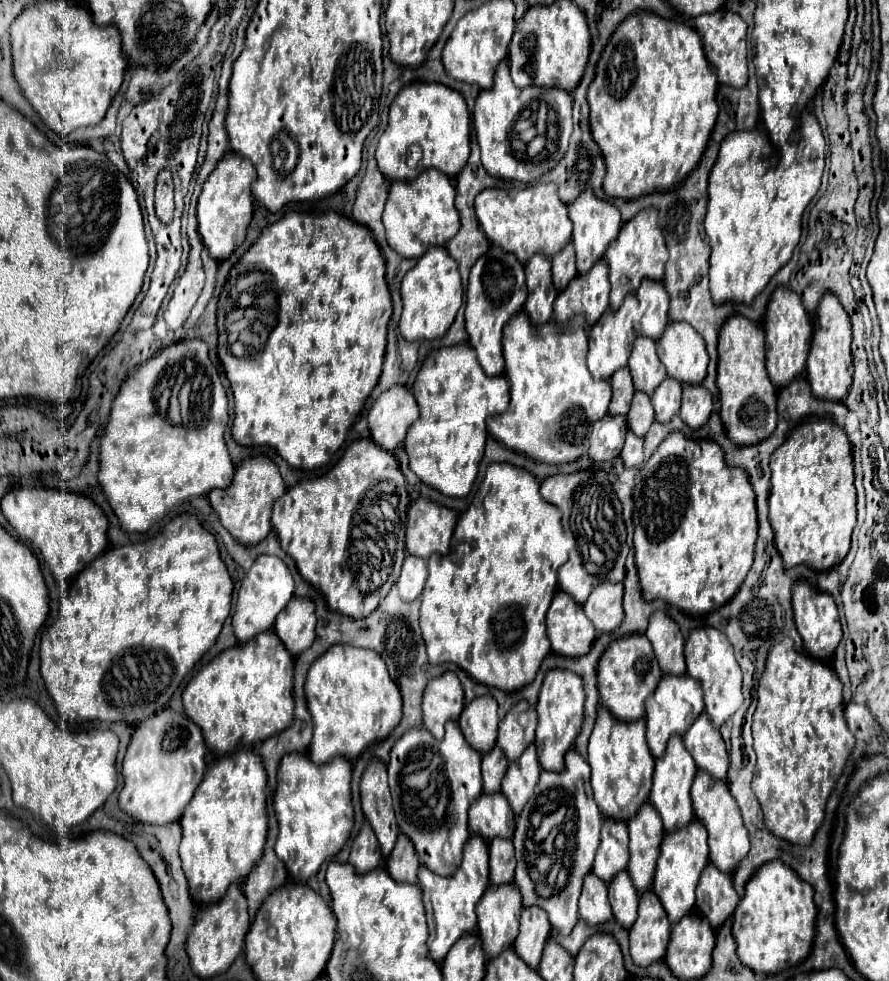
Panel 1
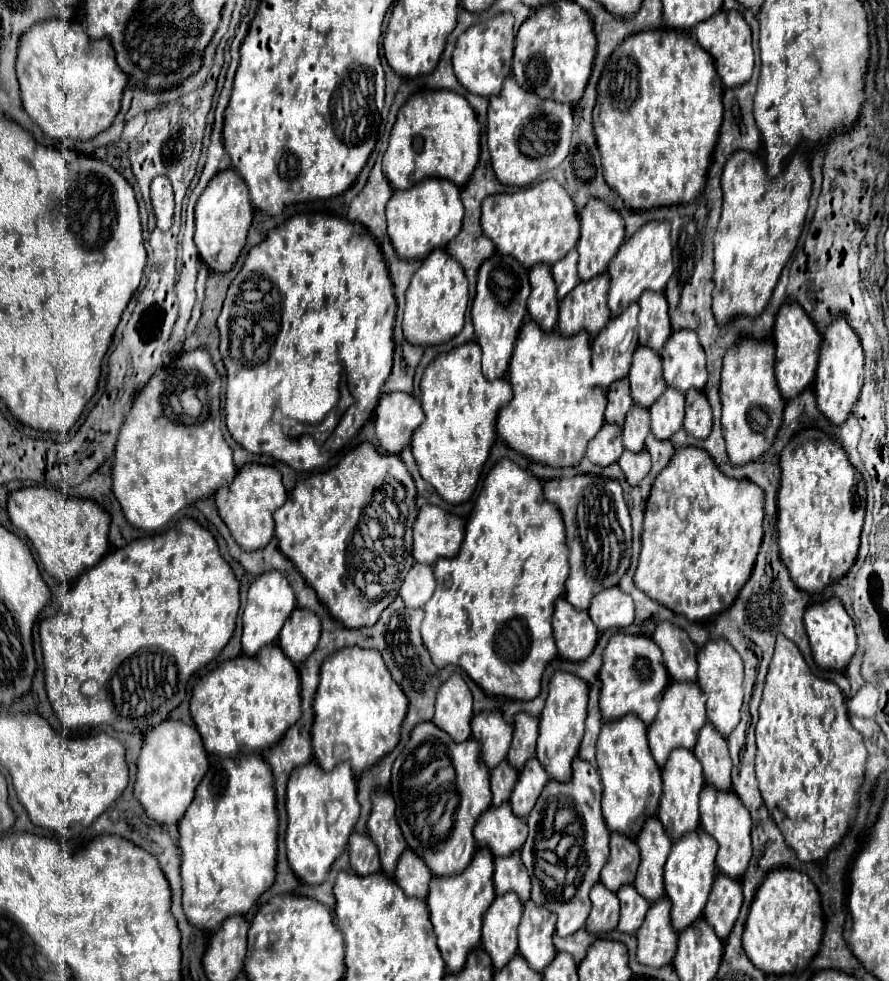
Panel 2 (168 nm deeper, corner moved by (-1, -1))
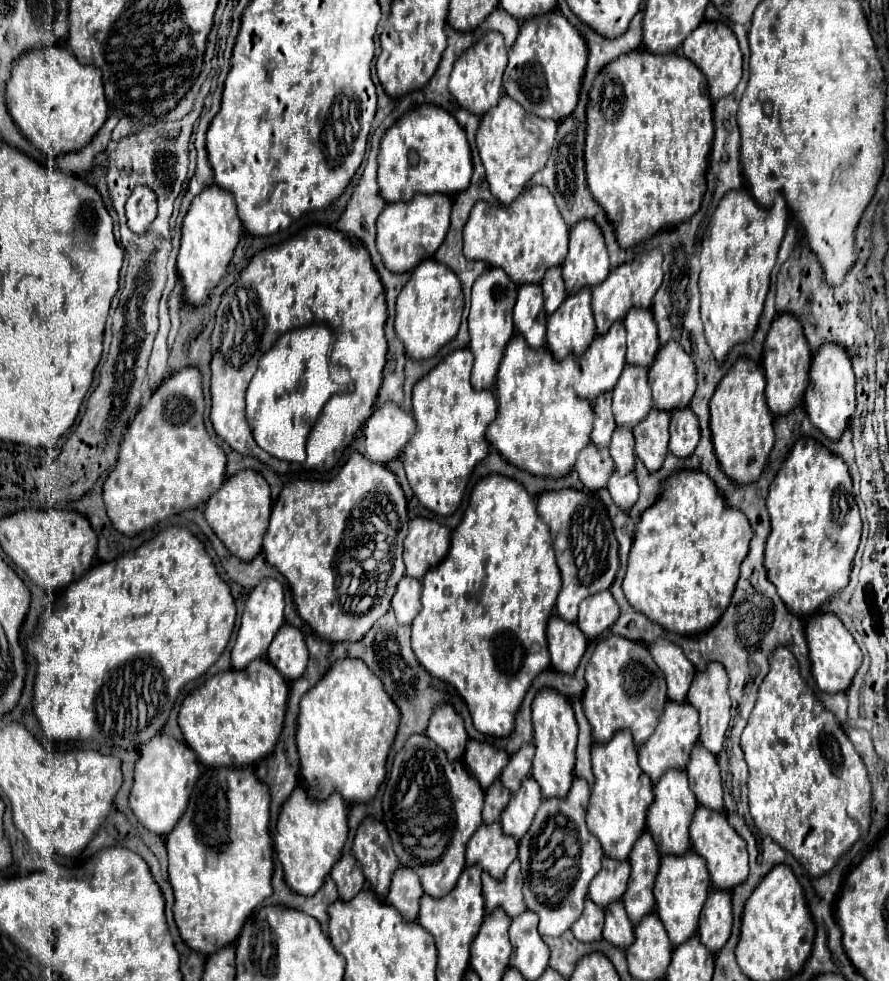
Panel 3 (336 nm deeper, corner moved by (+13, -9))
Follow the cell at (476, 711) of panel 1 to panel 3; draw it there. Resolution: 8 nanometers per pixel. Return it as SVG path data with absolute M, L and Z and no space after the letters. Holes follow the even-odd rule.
M468 740L466 752L464 752L464 764L468 772L474 778L478 778L482 788L490 786L490 782L494 782L494 778L500 776L506 762L508 762L508 752L498 750L490 742Z

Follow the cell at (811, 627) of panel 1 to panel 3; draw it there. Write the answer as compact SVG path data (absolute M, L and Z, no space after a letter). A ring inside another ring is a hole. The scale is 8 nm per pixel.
M822 612L806 622L806 642L808 642L808 652L810 652L810 662L812 662L812 674L824 692L846 692L860 662L862 662L862 652L852 638L852 634L844 628L844 624L838 620L836 614L832 612Z

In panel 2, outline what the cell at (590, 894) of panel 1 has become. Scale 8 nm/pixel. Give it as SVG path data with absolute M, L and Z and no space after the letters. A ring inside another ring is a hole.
M598 882L590 890L590 900L592 900L592 912L586 918L586 930L588 932L614 930L620 918L620 906L616 894Z

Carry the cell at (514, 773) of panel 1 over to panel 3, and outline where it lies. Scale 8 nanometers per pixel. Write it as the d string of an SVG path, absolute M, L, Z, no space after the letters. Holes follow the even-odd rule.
M526 776L522 780L520 790L512 794L506 810L502 810L500 824L504 828L504 834L510 834L516 840L520 840L522 834L526 834L526 830L530 828L530 822L540 802L542 802L542 794L538 782L532 776Z

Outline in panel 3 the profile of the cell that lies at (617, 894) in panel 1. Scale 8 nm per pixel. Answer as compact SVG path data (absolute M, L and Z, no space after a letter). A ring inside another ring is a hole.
M612 902L604 908L606 912L606 924L604 924L604 940L618 948L630 946L634 940L634 926L628 920L628 914L622 906L622 902Z

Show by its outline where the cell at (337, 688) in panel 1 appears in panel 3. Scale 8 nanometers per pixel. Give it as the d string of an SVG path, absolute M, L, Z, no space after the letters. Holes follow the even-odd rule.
M358 658L336 660L322 680L306 692L298 712L300 776L310 796L328 798L338 790L346 802L370 802L386 776L386 758L398 720L398 708L366 662Z

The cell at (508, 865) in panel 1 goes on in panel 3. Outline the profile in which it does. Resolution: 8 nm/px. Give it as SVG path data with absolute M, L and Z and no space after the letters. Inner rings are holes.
M518 860L508 866L502 880L496 880L490 874L482 872L482 896L488 912L494 910L494 906L502 906L510 918L522 914L526 906L522 900L522 874Z

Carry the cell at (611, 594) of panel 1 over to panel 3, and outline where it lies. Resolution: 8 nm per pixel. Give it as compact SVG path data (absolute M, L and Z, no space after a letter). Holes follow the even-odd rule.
M606 590L586 598L580 604L576 624L586 634L586 638L596 638L604 630L608 630L618 620L618 616L620 616L618 604L614 602L612 594Z

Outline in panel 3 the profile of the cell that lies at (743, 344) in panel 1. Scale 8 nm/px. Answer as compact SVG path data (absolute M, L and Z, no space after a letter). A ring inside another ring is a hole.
M738 358L728 374L716 386L710 400L710 430L714 454L724 474L734 482L754 482L762 474L768 454L774 446L774 416L764 396L764 370L750 358Z

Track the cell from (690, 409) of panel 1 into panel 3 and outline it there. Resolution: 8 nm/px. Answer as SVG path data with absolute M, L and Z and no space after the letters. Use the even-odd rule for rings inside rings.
M676 408L670 412L670 452L678 458L688 458L700 440L698 418L690 408Z

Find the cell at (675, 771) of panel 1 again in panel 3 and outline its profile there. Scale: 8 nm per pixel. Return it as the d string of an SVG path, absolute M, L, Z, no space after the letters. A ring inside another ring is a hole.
M668 770L654 784L654 802L646 814L646 828L650 830L660 854L684 854L690 848L688 826L690 826L690 818L696 806L698 802L688 786L688 778L684 770Z

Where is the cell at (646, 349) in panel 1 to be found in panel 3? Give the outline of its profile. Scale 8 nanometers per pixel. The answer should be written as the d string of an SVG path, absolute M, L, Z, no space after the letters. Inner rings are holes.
M626 366L620 374L614 394L614 418L618 426L634 428L652 406L652 394L648 386L648 370L642 366Z

